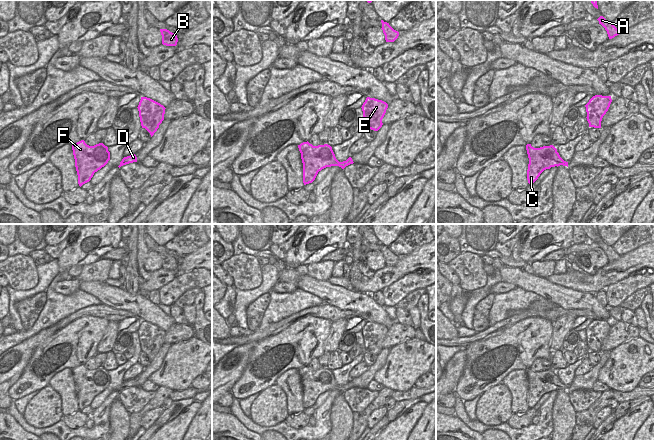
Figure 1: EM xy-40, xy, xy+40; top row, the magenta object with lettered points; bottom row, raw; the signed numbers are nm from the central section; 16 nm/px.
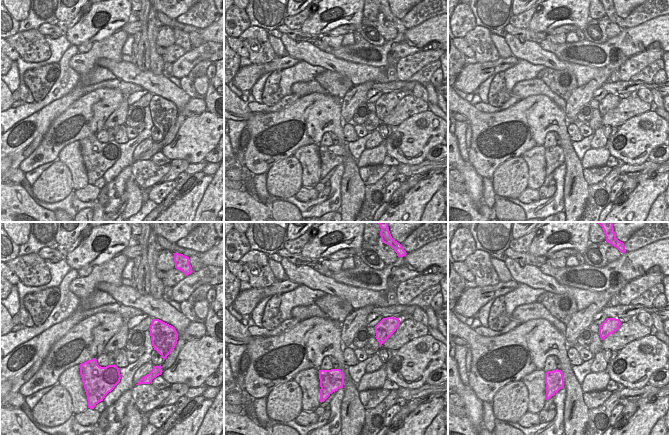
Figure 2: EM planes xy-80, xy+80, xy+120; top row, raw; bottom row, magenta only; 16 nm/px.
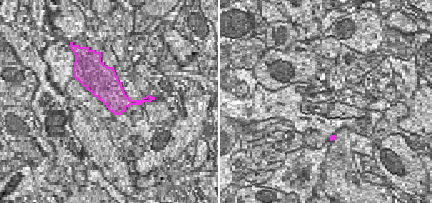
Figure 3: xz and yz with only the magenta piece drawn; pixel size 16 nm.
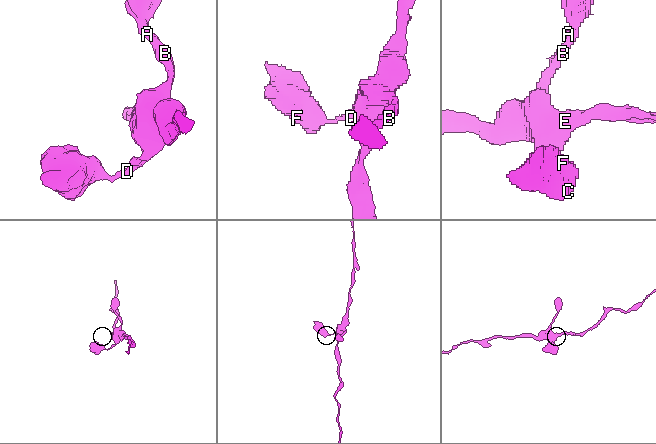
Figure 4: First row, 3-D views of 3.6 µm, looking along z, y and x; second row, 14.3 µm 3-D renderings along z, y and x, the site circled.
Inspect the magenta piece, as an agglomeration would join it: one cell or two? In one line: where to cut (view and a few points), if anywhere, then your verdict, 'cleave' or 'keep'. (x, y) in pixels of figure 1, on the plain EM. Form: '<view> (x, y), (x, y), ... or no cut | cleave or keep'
no cut | keep

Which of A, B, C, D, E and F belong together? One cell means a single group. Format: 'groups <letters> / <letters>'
groups A B C D E F

